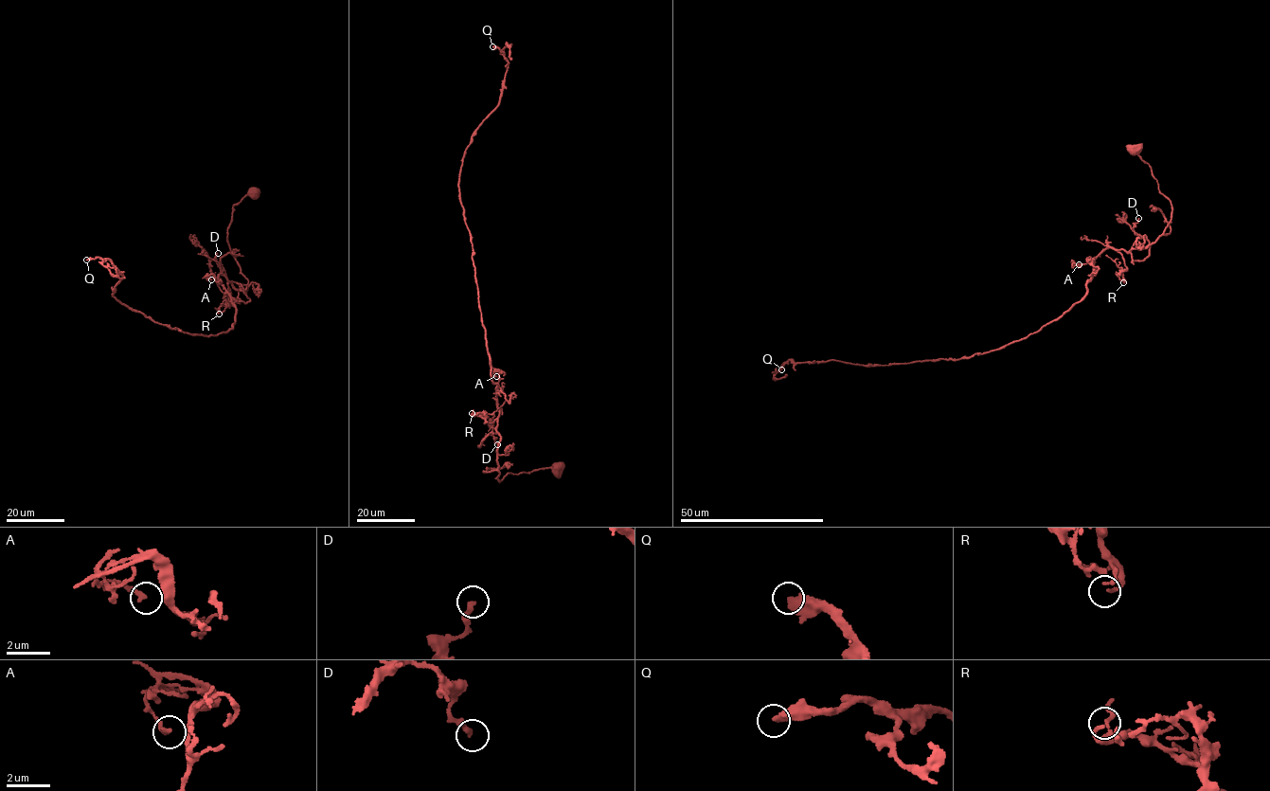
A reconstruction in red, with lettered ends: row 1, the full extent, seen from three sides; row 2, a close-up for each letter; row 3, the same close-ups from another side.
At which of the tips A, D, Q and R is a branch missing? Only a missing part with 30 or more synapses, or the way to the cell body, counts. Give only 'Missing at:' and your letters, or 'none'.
Missing at: Q

